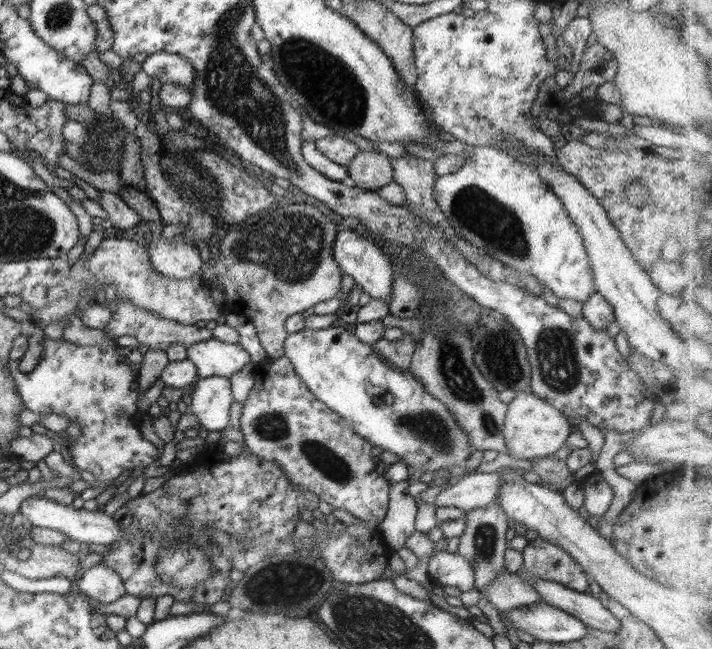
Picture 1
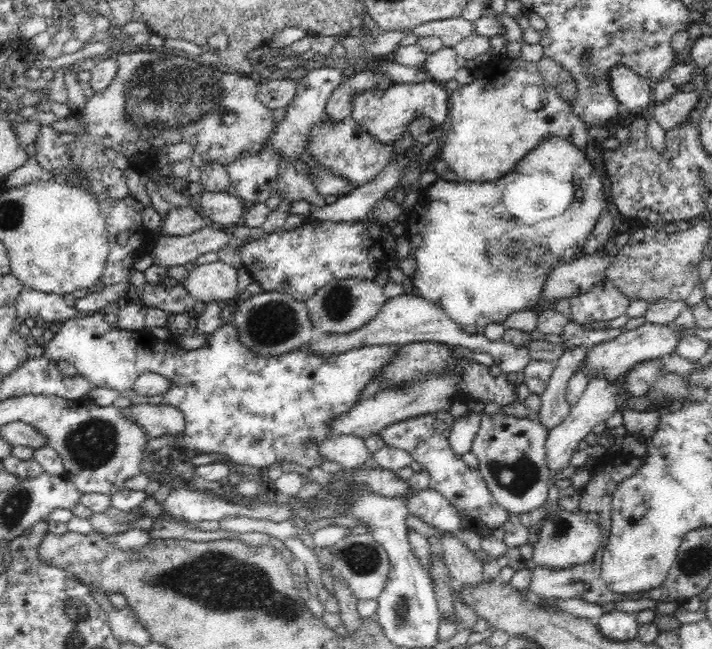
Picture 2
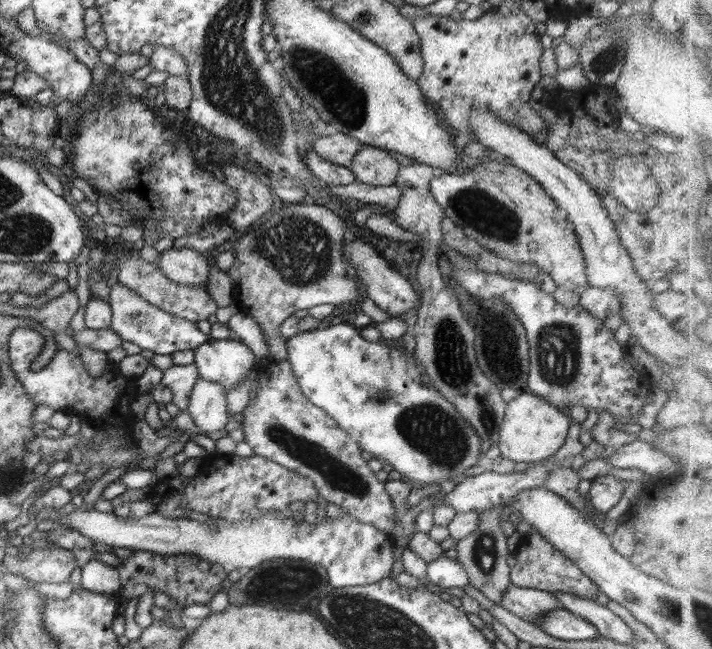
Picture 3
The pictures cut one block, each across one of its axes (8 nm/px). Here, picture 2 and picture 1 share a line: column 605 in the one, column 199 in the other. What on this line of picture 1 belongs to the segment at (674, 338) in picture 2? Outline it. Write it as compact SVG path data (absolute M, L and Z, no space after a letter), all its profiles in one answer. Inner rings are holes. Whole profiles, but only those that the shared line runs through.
M218 339L194 342L186 346L188 360L196 365L197 378L224 376L231 379L232 374L240 372L251 363L251 356L238 343L230 344Z

